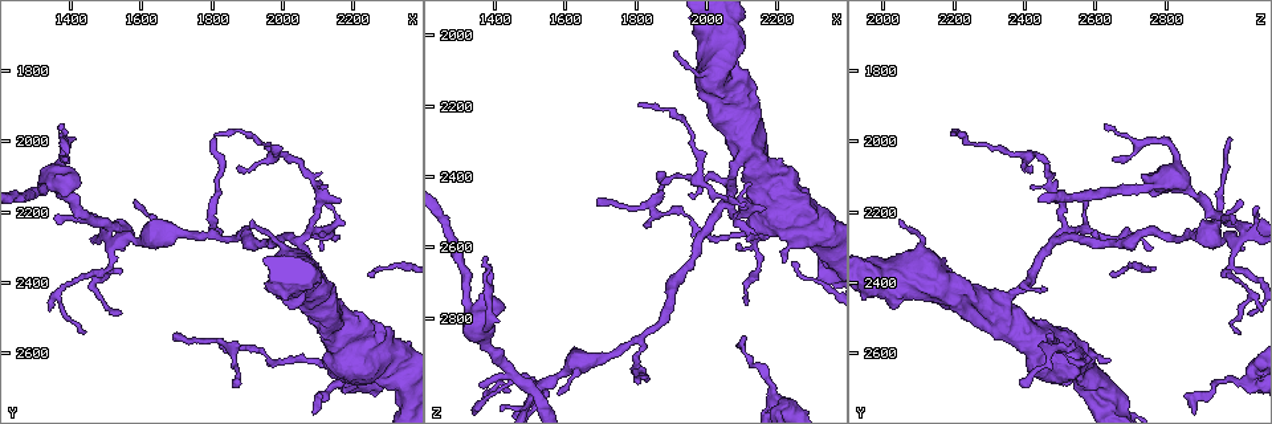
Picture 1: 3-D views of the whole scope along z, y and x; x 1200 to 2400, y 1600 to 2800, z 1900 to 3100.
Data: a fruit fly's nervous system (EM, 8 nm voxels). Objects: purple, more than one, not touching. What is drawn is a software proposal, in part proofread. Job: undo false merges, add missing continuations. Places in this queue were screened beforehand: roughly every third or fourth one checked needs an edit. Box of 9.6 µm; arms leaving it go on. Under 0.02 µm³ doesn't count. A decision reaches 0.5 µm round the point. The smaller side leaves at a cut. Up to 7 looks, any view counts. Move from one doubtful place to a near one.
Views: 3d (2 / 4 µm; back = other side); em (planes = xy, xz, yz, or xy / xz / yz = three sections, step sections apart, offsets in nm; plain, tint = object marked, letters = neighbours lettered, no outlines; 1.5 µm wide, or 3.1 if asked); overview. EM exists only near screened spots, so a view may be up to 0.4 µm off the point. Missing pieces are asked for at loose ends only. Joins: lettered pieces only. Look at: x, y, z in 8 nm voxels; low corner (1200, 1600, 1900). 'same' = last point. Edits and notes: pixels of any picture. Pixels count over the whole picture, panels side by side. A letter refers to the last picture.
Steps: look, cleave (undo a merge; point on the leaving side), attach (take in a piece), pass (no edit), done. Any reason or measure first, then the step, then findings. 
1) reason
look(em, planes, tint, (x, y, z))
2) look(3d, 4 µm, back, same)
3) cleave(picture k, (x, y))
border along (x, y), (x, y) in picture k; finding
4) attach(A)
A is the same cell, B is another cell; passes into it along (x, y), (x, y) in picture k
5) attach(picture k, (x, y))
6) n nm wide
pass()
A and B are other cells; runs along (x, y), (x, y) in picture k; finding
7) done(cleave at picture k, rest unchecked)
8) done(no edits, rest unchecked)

three-way junction
look(em, planes, letters, (1800, 2260, 2860))

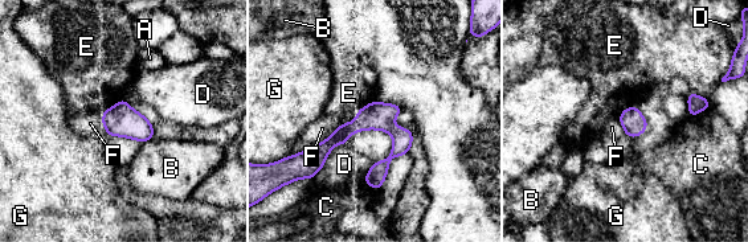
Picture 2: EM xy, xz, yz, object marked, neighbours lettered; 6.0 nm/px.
pass()
A, B, C, D, E, F and G are other cells; runs along (409, 136), (359, 123), (307, 155) in picture 2; continuous, no second neuron

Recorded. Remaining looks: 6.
tapers out
look(em, yz, step 4, tint, (1590, 2170, 3020))

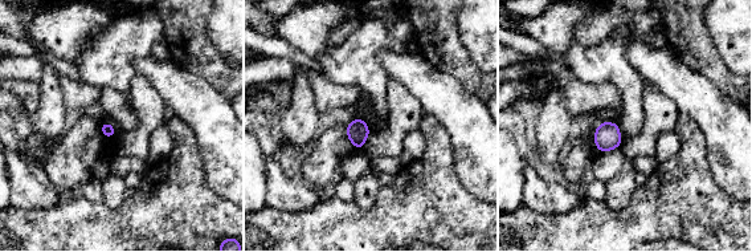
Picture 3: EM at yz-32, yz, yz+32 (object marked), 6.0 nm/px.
another direction
look(em, planes, letters, same)

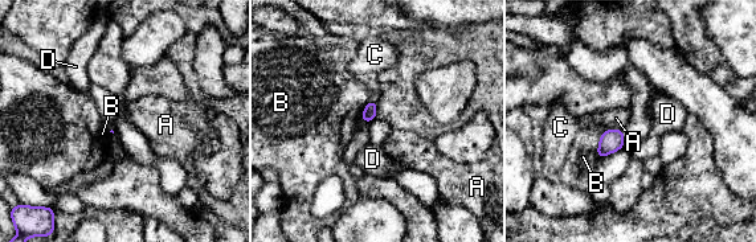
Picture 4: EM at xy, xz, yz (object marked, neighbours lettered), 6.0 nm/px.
pass()
A, B, C and D are other cells; border along (374, 99), (375, 118) in picture 4; no lettered piece goes on from it

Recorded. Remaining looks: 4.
thin end
look(3d, 2 µm, (1540, 2480, 3050))

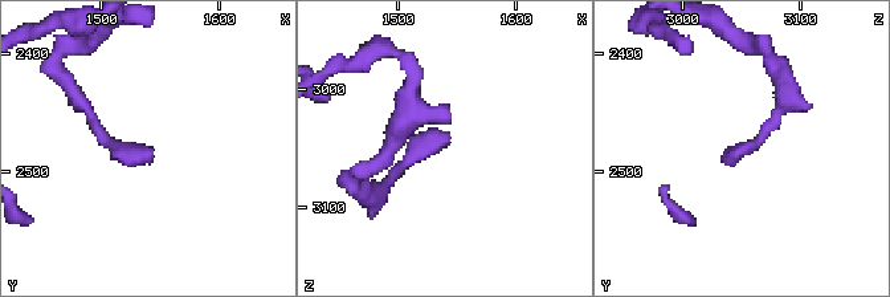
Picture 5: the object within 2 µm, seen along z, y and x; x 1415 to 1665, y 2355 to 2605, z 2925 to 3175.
now the EM
look(em, planes, tint, (1546, 2484, 3044))

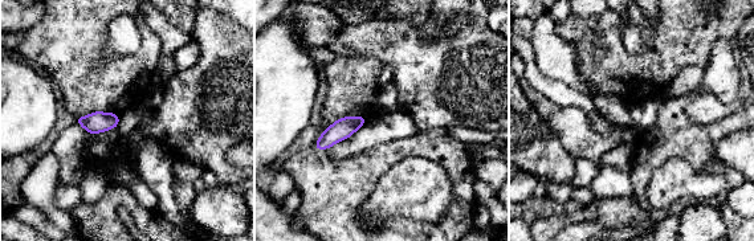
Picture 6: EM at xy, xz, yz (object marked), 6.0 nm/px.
look(em, planes, letters, same)

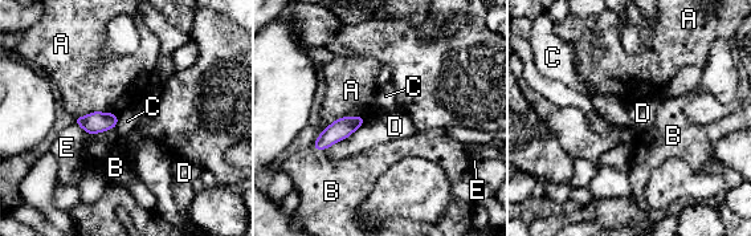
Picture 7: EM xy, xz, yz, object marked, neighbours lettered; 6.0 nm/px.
pass()
A, B, C, D and E are other cells; border along (118, 116), (114, 129) in picture 7; none of them fits

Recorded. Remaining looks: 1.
done(no edits, rest unchecked)

